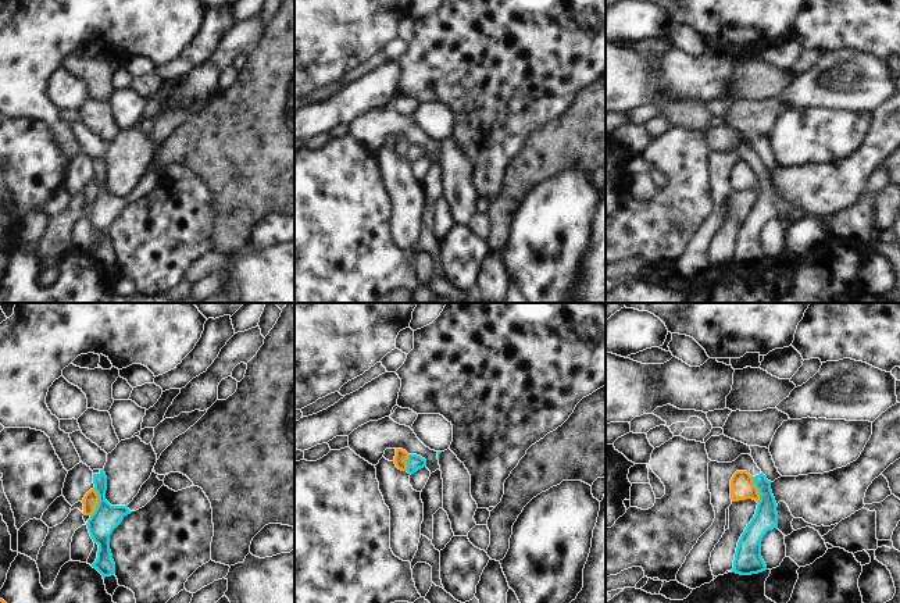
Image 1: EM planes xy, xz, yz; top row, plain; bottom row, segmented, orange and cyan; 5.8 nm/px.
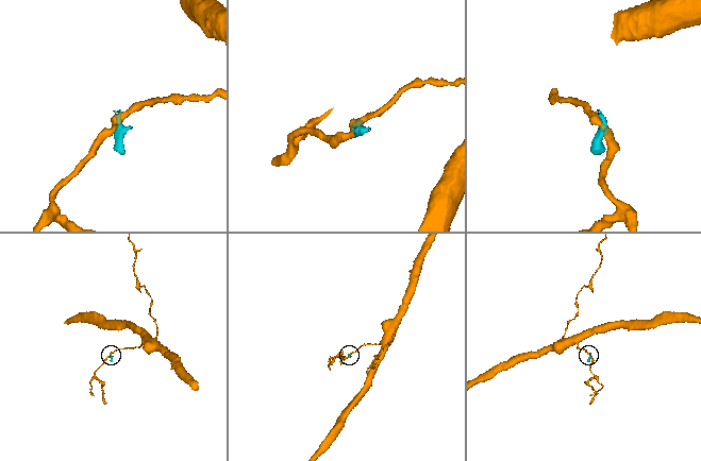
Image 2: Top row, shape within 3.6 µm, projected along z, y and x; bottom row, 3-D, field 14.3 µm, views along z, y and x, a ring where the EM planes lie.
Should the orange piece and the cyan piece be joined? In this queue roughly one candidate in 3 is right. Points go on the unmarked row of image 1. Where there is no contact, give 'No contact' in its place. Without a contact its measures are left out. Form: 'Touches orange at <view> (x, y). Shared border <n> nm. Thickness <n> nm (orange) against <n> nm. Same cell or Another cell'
Touches orange at xy (97, 191). Shared border 170 nm. Thickness 90 nm (orange) against 160 nm. Another cell

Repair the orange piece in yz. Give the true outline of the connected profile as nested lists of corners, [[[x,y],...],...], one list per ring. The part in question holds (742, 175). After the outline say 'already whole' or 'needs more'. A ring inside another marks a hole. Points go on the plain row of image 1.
[[[736,160],[731,168],[732,190],[753,188],[760,190],[760,182],[756,176],[751,164],[747,160]]] | already whole

